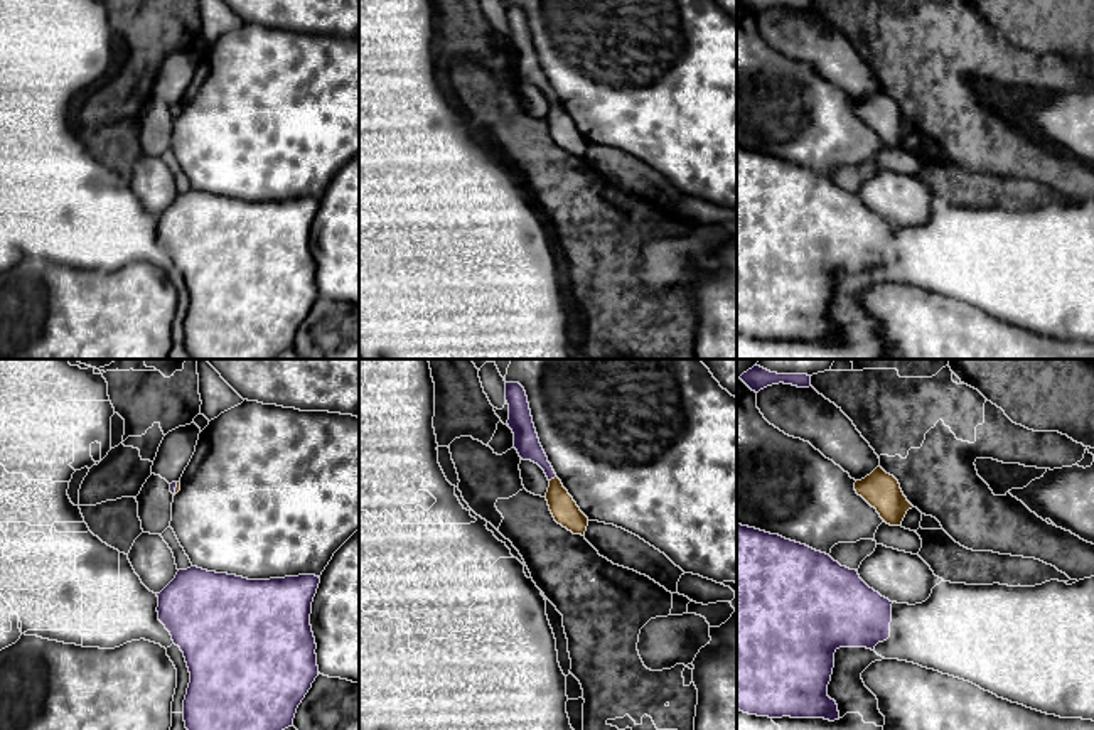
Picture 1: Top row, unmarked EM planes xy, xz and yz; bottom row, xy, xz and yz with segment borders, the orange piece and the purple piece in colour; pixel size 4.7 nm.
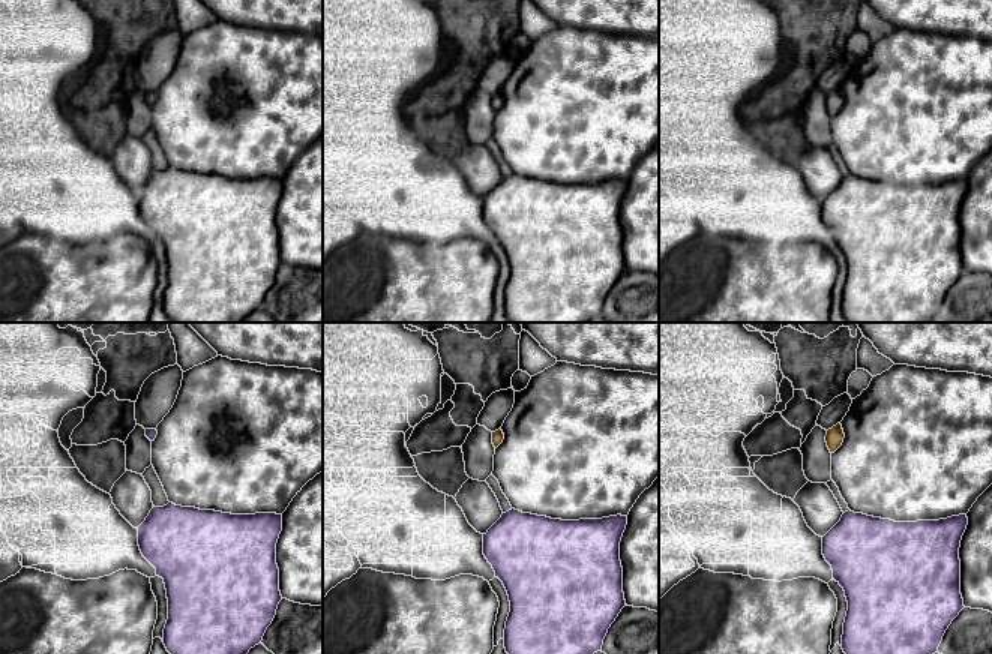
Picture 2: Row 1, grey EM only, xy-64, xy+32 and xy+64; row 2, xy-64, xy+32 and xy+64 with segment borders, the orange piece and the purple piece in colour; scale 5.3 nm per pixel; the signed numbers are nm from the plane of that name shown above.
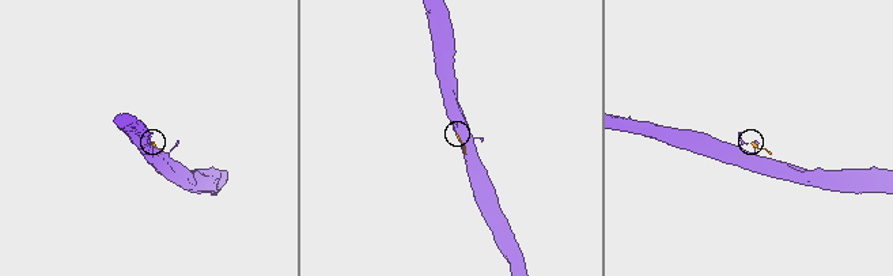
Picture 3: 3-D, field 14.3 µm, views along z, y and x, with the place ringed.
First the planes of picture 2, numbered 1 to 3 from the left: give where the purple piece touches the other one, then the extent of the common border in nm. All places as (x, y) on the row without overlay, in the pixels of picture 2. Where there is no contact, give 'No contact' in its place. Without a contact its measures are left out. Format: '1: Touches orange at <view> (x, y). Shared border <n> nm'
1: No contact
2: No contact
3: No contact

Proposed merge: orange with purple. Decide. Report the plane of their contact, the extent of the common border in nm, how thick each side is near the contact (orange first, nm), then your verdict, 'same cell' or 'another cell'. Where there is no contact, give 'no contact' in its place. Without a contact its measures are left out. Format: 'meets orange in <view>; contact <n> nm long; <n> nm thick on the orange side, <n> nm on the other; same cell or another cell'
meets orange in xz; contact 40 nm long; 130 nm thick on the orange side, 120 nm on the other; same cell

